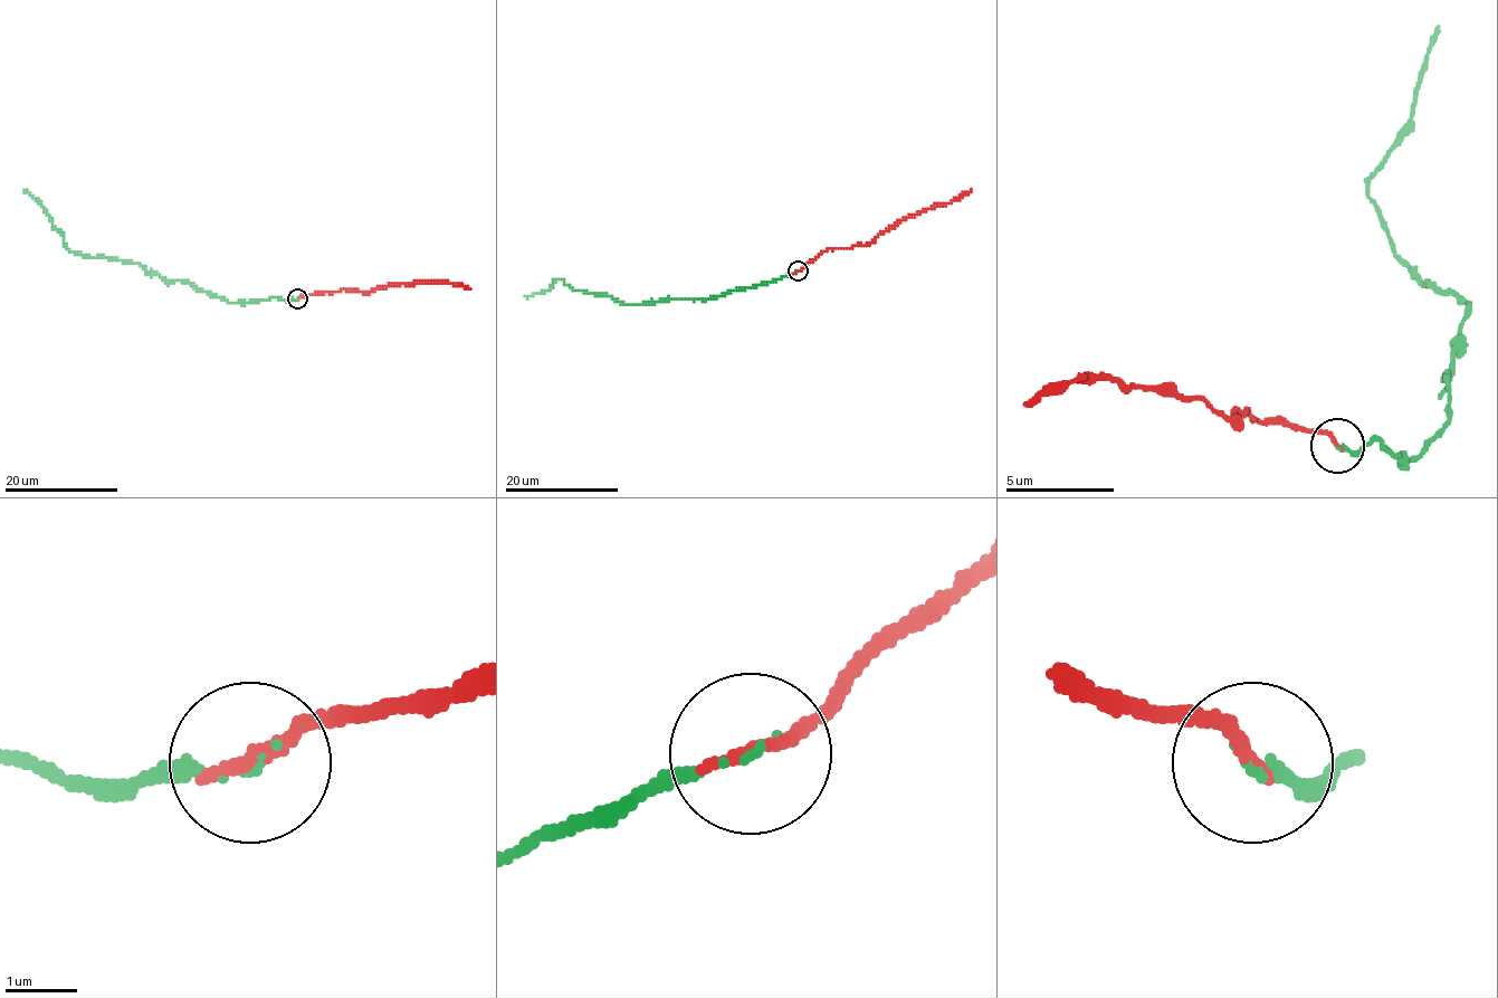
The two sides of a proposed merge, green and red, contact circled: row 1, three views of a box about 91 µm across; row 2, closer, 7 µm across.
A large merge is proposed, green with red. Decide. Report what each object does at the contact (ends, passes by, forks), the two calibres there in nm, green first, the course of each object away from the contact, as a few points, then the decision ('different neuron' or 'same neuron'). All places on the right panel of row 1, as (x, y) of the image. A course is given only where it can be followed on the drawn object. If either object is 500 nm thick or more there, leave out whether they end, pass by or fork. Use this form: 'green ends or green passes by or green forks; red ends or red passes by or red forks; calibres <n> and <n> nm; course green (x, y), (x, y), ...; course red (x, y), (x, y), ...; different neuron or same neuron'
green ends; red ends; calibres 70 and 240 nm; course green (1338, 447), (1410, 457), (1448, 425), (1448, 376), (1469, 305), (1415, 277), (1366, 180), (1415, 97), (1437, 27); course red (1338, 447), (1317, 430), (1251, 419), (1246, 408), (1230, 419), (1202, 398), (1115, 381), (1066, 381), (1022, 404); same neuron

